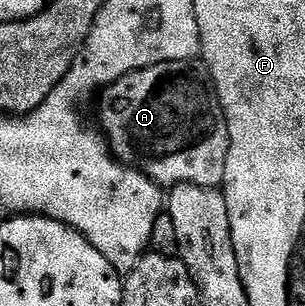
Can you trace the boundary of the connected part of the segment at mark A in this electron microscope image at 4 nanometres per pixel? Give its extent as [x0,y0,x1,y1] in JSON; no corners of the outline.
[97,61,229,188]

